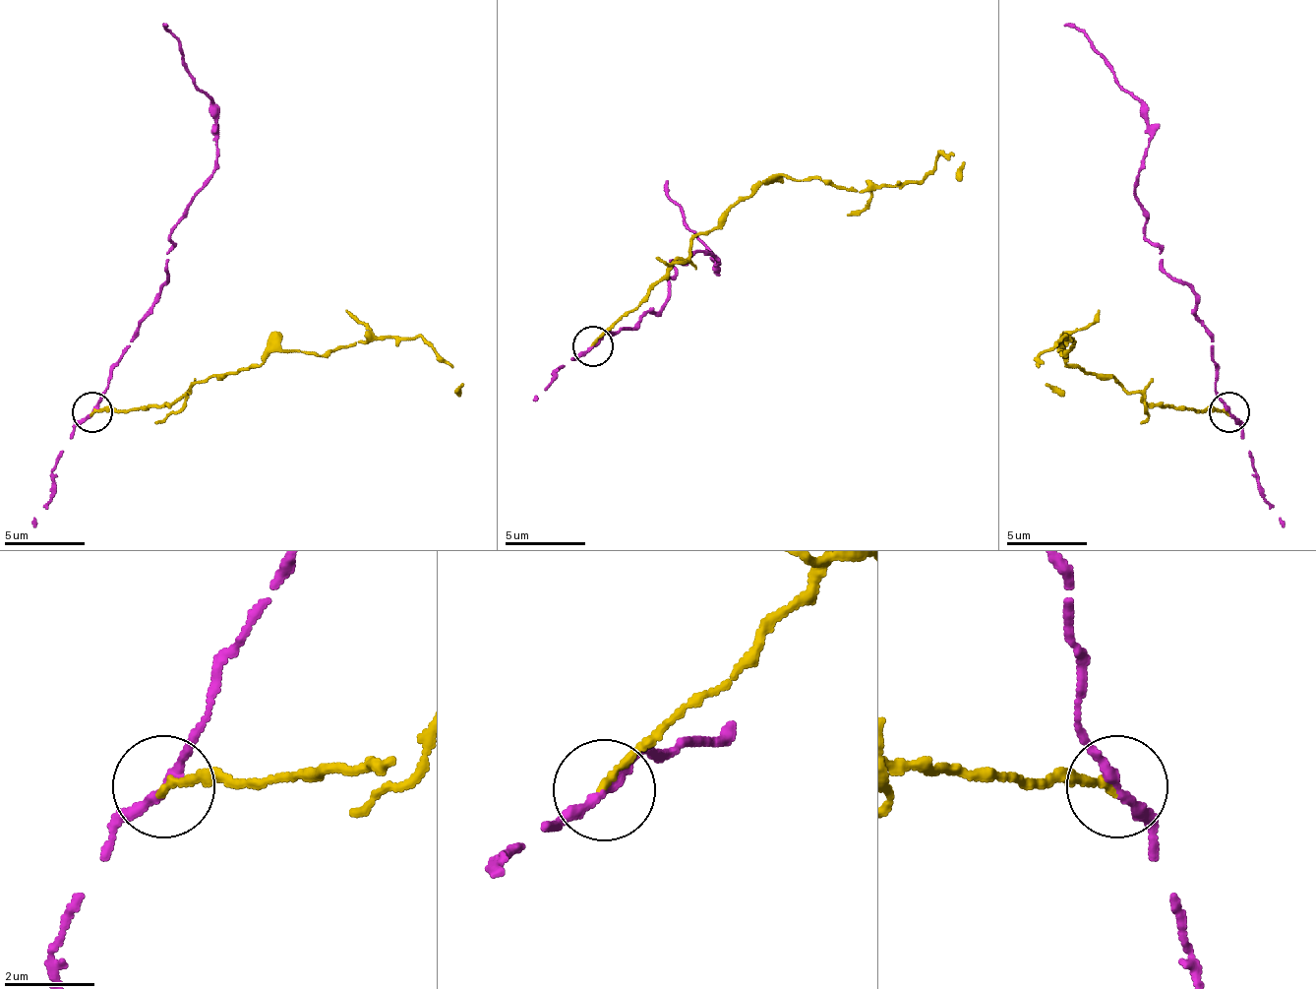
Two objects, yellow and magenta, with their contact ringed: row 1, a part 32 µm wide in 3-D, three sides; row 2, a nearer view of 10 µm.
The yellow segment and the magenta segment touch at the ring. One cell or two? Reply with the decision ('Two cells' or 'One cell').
Two cells

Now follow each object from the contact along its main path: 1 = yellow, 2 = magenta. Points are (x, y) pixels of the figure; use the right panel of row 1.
1: (1230, 413), (1150, 405), (1117, 381), (1073, 369), (1061, 352), (1073, 340), (1061, 337), (1037, 369), (1065, 397)
2: (1230, 413), (1214, 389), (1214, 344), (1194, 296), (1146, 236), (1133, 192), (1150, 119), (1093, 42), (1065, 22)

